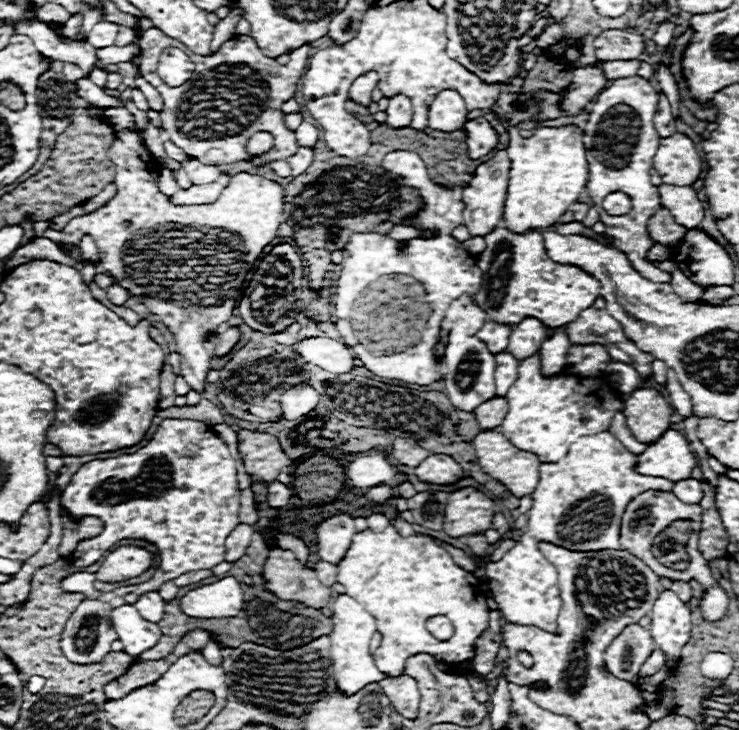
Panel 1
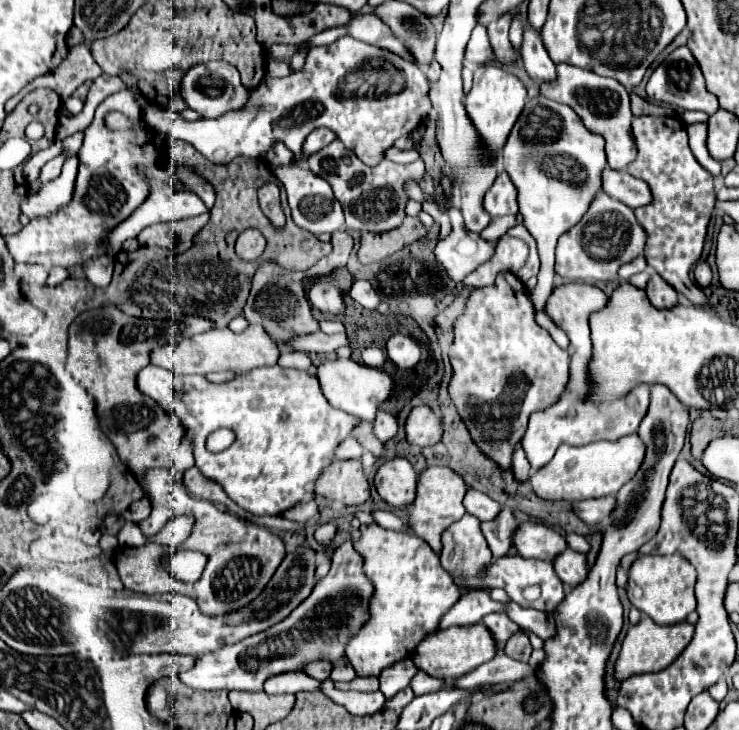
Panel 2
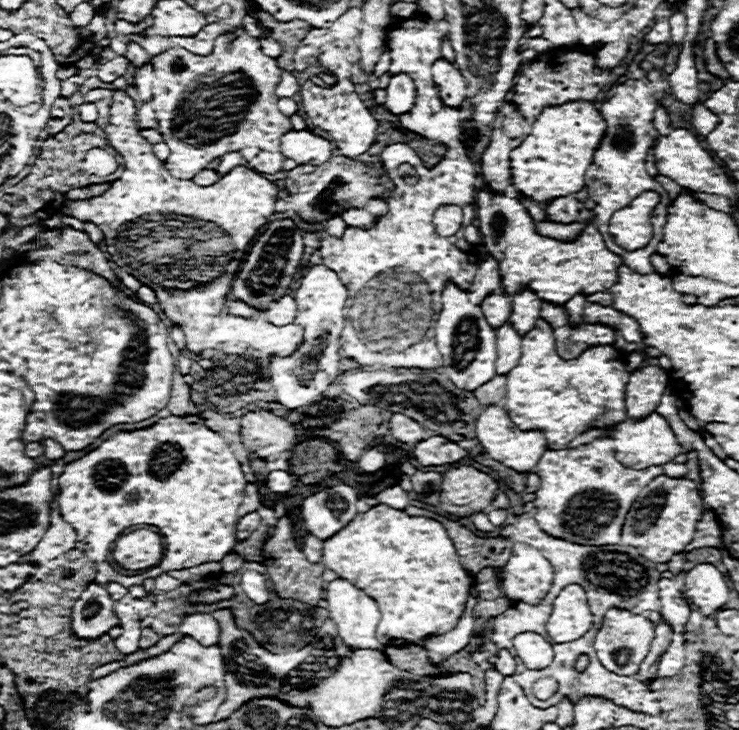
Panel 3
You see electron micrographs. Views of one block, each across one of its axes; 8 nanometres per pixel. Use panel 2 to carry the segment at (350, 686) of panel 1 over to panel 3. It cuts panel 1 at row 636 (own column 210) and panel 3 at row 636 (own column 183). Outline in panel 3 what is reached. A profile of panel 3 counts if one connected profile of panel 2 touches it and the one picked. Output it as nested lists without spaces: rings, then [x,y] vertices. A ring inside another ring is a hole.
[[[332,580],[328,582],[326,586],[326,602],[328,602],[328,612],[330,612],[330,618],[336,622],[338,626],[338,634],[340,638],[352,648],[352,650],[358,650],[358,648],[380,648],[374,632],[376,632],[376,626],[380,622],[380,610],[378,610],[378,604],[374,598],[366,596],[360,588],[356,588],[354,584],[350,584],[348,580]]]

